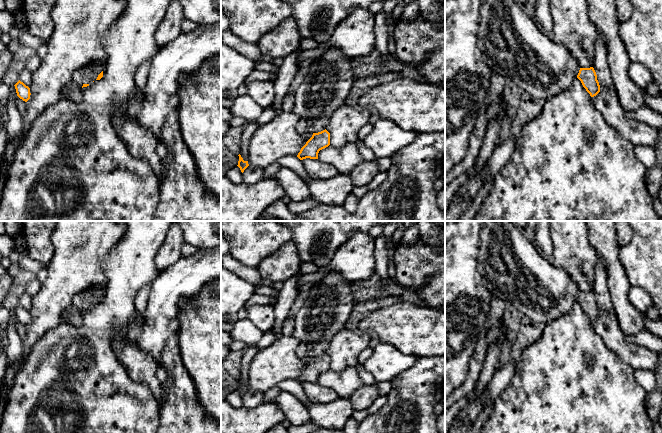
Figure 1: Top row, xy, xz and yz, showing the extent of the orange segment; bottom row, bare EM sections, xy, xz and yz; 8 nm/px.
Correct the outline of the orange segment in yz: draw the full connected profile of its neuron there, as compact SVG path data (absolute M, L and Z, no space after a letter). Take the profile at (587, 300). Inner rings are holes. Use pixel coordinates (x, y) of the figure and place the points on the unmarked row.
M486 221L481 229L481 242L478 270L491 296L511 303L537 323L546 323L568 313L576 302L591 321L600 316L594 292L580 292L565 270L540 256L513 221Z

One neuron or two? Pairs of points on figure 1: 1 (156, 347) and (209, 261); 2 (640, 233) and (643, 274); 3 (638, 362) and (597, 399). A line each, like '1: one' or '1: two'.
1: one
2: one
3: two

